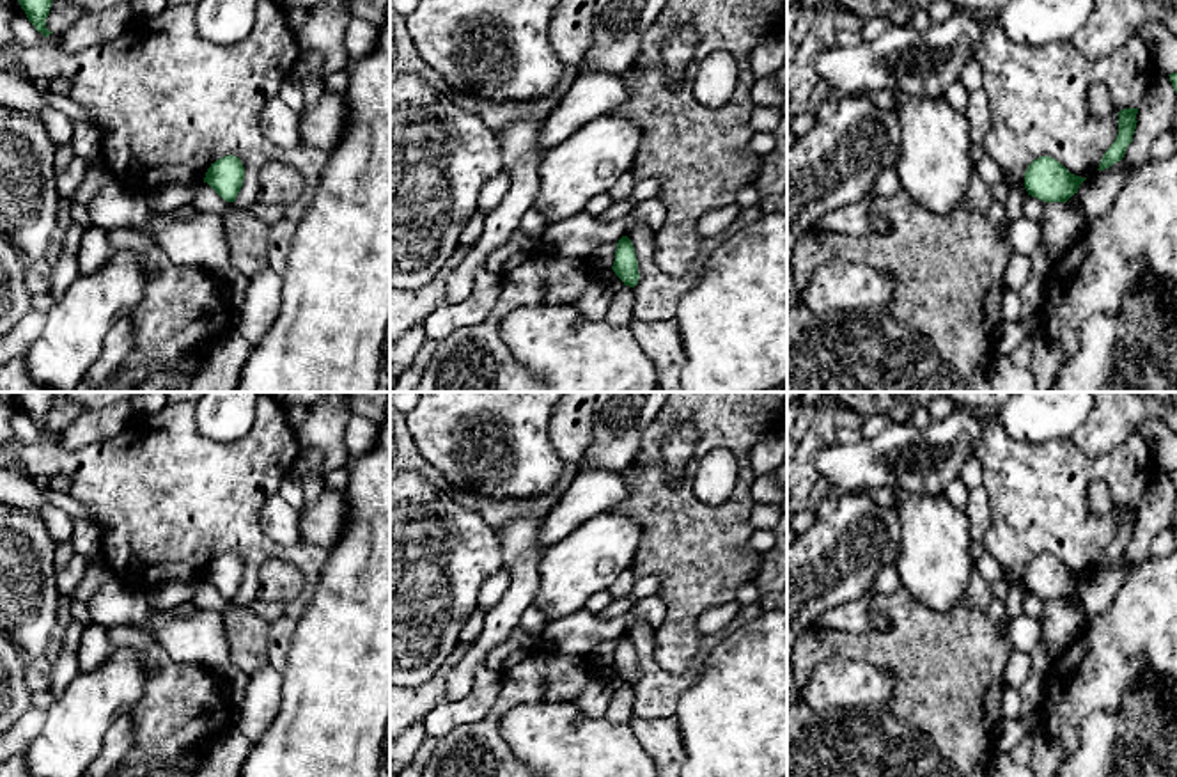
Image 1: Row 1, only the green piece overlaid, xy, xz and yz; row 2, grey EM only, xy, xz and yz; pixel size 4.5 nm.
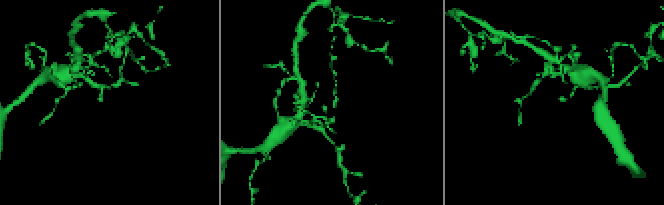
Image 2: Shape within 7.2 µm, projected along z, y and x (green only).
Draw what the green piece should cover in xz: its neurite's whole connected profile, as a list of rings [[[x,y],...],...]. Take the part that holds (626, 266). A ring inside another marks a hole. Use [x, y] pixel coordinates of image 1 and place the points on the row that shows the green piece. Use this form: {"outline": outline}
{"outline": [[[622,236],[617,243],[615,261],[612,270],[624,282],[624,286],[635,287],[638,284],[638,261],[635,247],[627,236]]]}

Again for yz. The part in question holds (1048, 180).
{"outline": [[[1051,156],[1033,160],[1025,172],[1028,195],[1044,202],[1067,202],[1087,177],[1071,174]]]}

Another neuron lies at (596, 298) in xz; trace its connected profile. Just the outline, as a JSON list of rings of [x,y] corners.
[[[594,264],[594,279],[576,303],[578,310],[590,321],[606,319],[608,305],[624,282],[612,268]]]

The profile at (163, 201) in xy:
[[[202,183],[165,186],[165,188],[149,192],[144,197],[152,211],[156,211],[160,215],[168,215],[179,208],[193,204],[200,184]]]

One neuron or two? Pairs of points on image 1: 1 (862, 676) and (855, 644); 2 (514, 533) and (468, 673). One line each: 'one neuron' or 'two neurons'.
1: two neurons
2: one neuron

